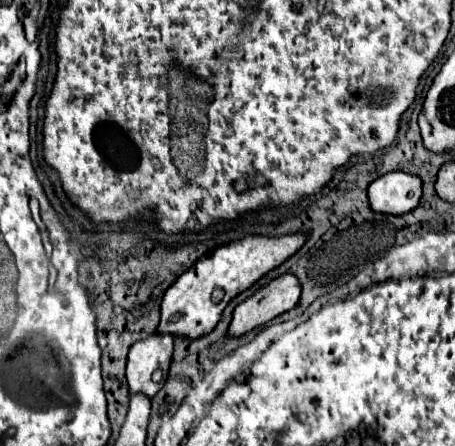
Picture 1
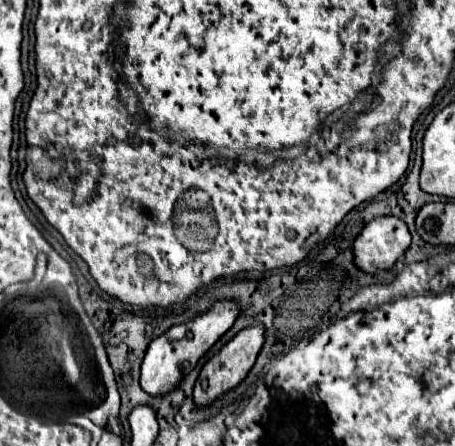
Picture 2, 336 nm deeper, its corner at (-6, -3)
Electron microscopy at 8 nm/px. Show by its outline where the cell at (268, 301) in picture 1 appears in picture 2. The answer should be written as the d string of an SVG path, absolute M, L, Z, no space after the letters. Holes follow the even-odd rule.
M262 324L248 326L248 328L240 330L228 344L224 344L224 346L218 350L216 356L212 356L212 358L204 364L204 368L202 368L202 372L200 372L198 380L196 380L196 386L194 386L194 392L196 392L196 394L194 394L194 400L196 400L198 406L210 404L212 400L216 400L216 398L222 396L224 392L232 390L234 386L238 386L238 384L246 378L246 374L250 372L250 368L254 366L254 362L256 362L256 358L258 358L258 352L260 352L262 346L264 346L264 334L266 334L266 328L264 328Z

